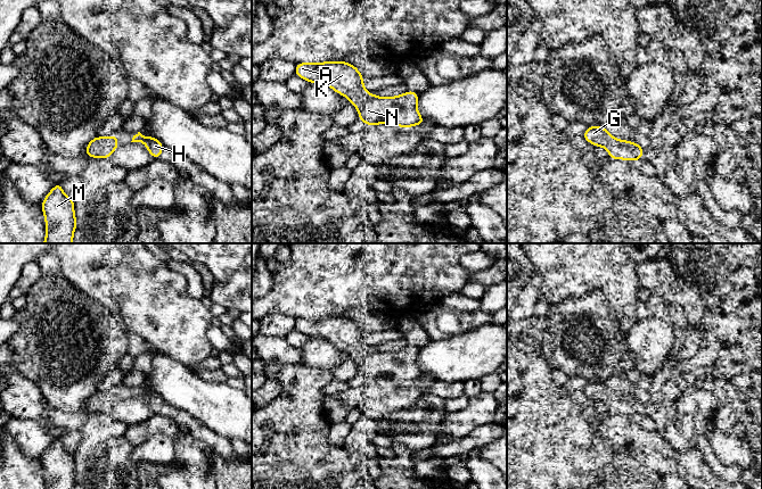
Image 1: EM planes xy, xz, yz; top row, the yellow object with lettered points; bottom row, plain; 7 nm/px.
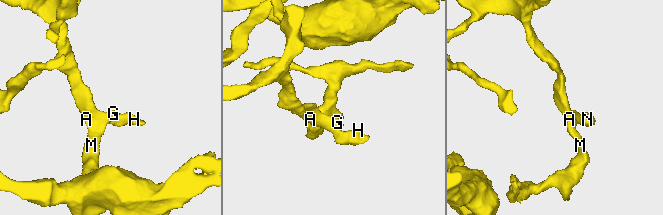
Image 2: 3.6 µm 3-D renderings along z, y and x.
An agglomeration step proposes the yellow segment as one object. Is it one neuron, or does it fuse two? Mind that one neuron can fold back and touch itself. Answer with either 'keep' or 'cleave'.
keep

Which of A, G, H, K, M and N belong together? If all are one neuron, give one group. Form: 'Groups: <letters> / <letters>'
Groups: A G H K M N

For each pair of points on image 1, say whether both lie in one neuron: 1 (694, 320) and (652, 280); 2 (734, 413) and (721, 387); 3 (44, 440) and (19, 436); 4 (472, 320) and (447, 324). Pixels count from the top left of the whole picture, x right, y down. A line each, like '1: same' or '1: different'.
1: same
2: different
3: same
4: same

